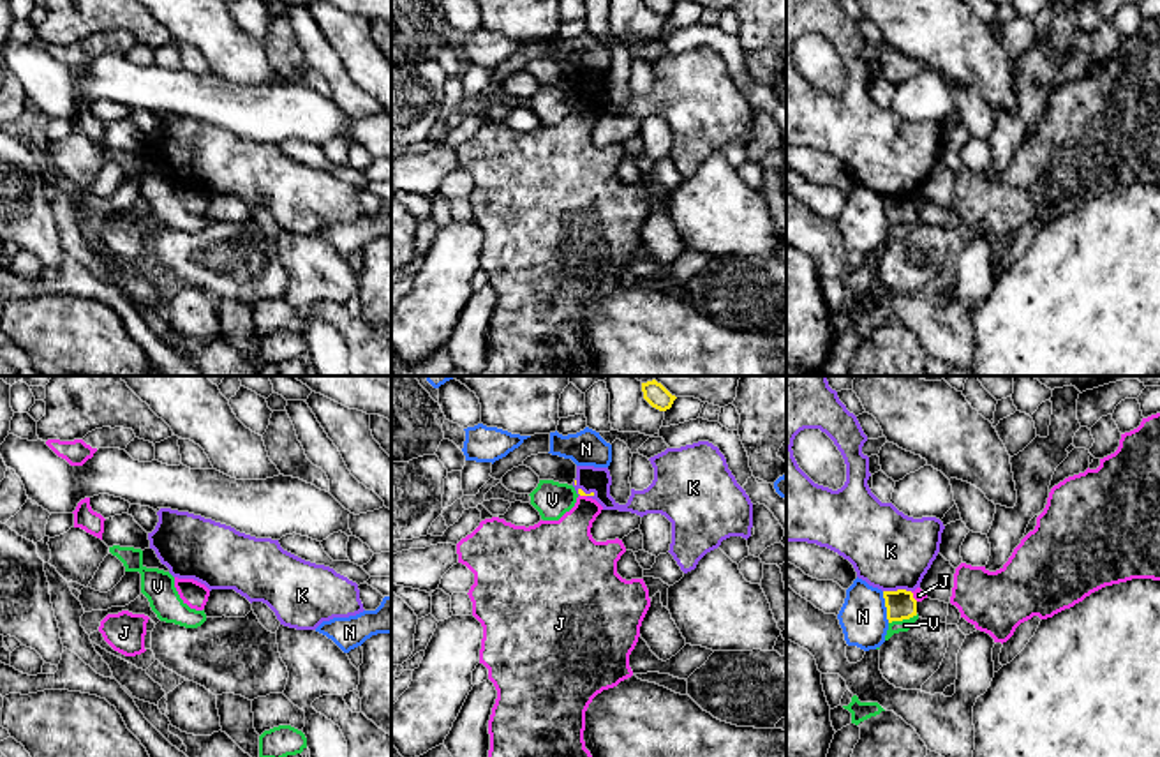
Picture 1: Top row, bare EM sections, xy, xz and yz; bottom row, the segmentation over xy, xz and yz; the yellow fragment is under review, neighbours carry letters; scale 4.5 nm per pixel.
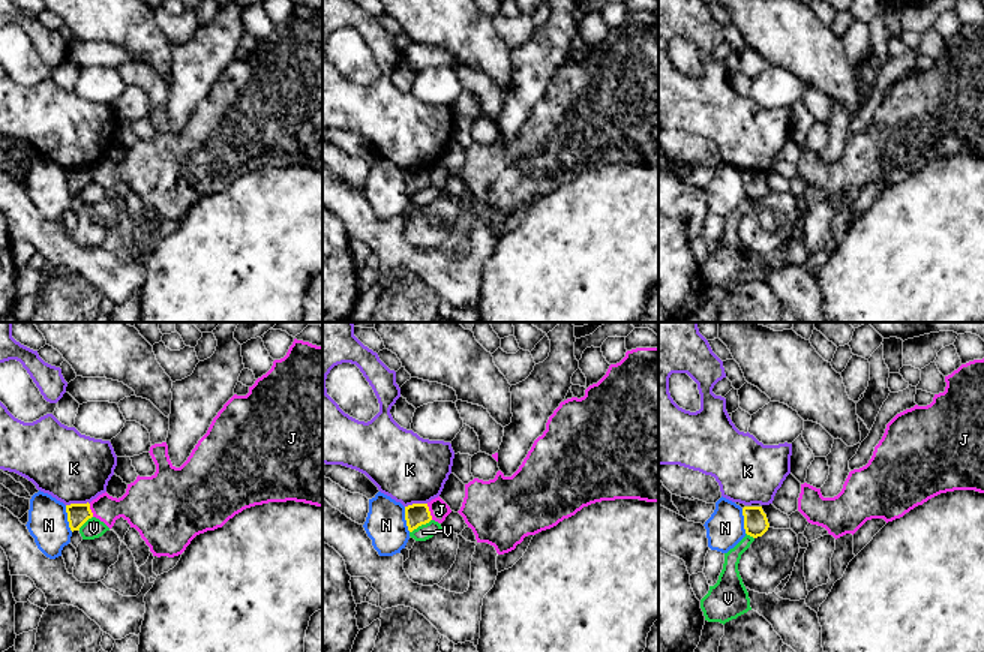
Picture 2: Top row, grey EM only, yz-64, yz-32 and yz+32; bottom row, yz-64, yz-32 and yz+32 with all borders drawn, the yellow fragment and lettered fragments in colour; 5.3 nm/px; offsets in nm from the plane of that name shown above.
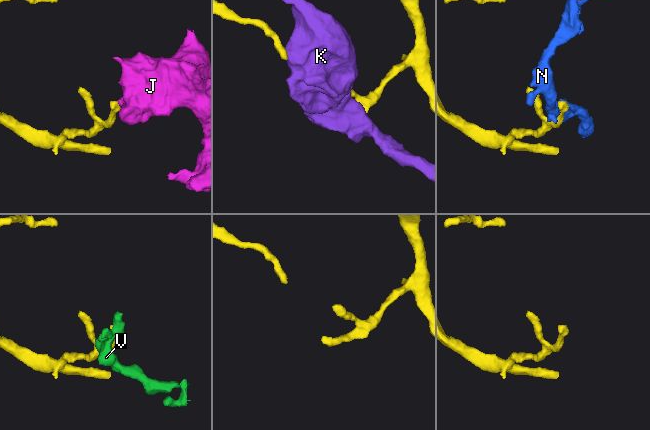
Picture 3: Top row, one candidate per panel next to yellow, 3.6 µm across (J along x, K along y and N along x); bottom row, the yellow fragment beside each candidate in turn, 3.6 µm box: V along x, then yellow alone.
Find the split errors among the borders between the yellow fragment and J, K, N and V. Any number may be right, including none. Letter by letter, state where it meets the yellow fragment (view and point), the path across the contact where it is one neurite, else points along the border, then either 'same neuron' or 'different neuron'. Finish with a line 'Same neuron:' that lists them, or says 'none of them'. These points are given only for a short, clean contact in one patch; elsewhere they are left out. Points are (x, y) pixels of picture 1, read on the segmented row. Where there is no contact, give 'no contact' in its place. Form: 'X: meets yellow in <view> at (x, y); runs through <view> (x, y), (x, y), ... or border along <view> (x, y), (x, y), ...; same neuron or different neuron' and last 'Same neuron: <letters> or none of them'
J: meets yellow in yz at (912, 597); border along yz (910, 592), (917, 600); different neuron
K: meets yellow in yz at (898, 590); different neuron
N: meets yellow in yz at (885, 606); different neuron
V: meets yellow in yz at (903, 618); different neuron
Same neuron: none of them

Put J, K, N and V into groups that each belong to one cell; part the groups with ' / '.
J / K / N / V

